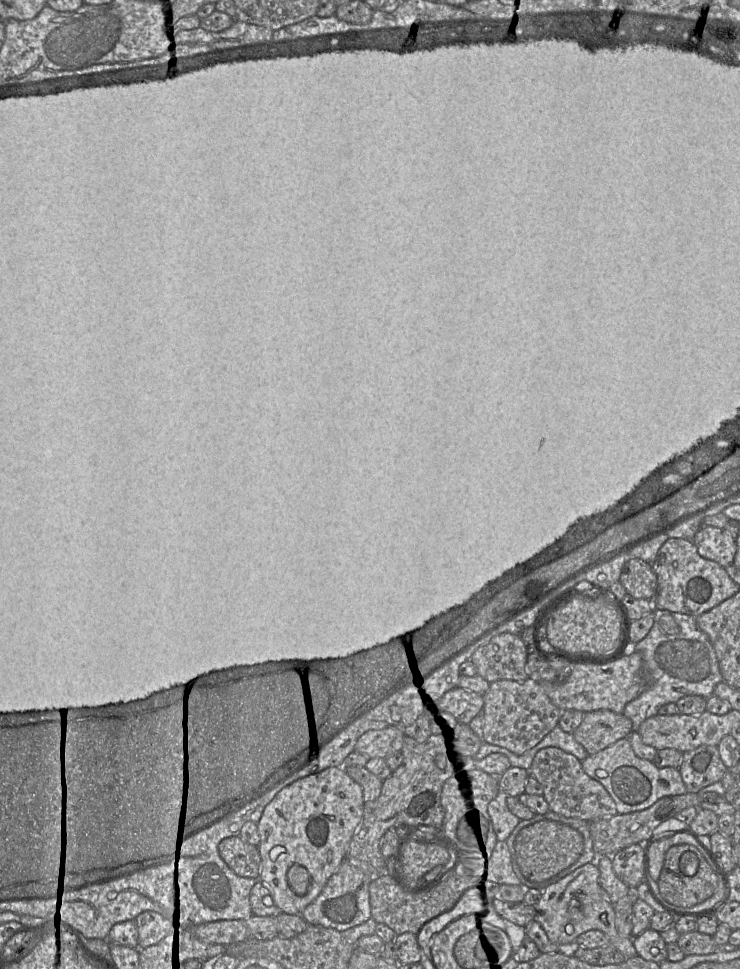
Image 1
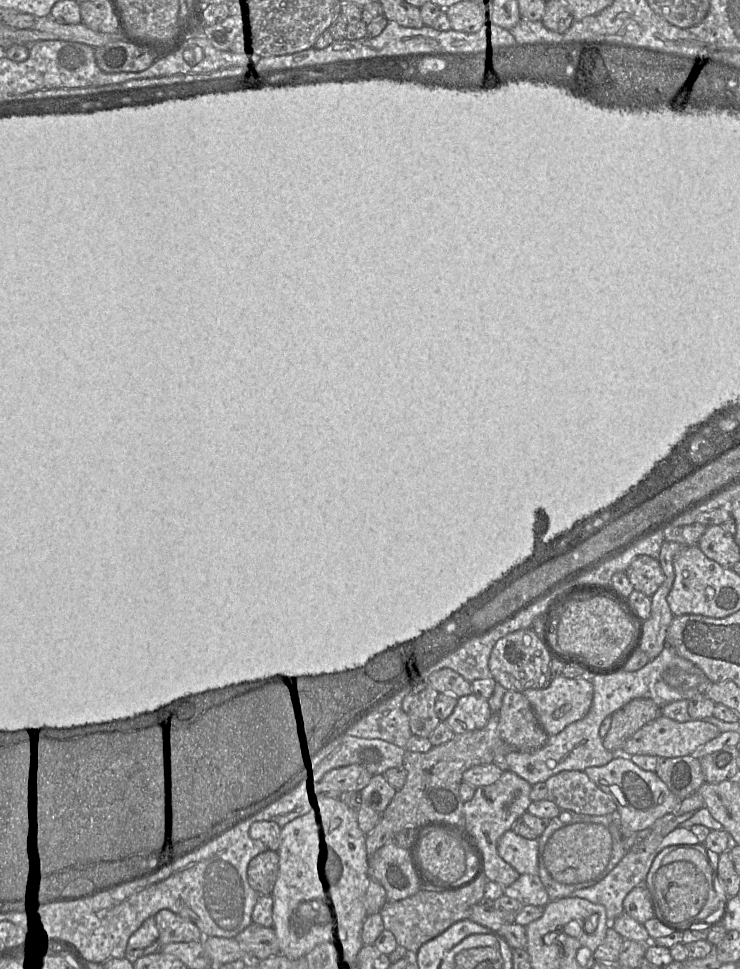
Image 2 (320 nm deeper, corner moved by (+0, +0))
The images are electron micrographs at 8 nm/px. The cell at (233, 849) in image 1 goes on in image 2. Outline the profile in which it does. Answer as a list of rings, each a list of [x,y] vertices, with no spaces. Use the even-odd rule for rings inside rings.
[[[271,850],[258,854],[249,862],[248,882],[258,895],[271,895],[277,879],[278,862],[277,851]]]

